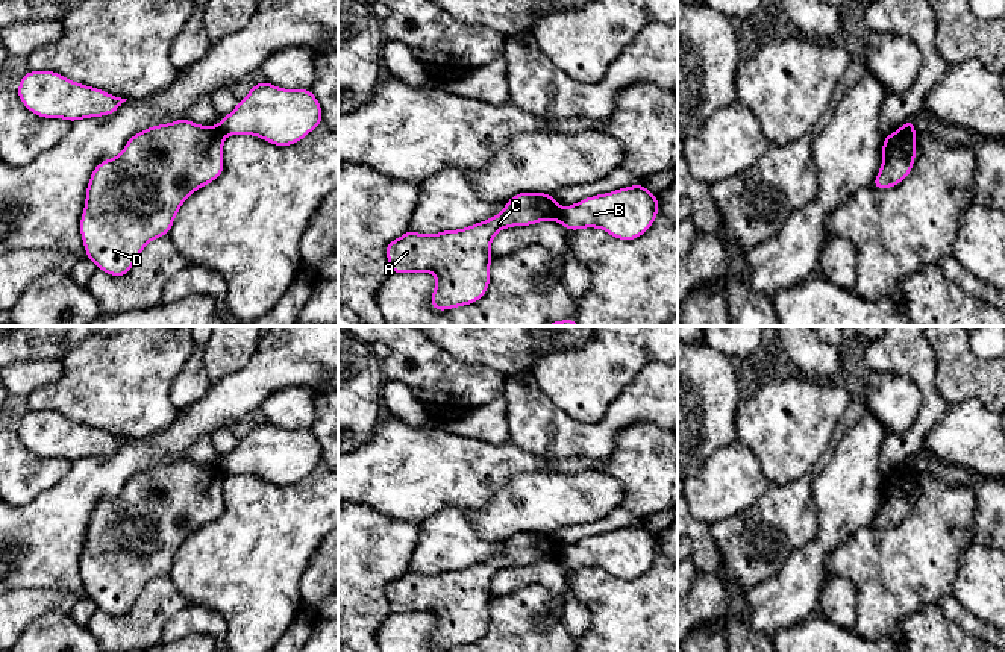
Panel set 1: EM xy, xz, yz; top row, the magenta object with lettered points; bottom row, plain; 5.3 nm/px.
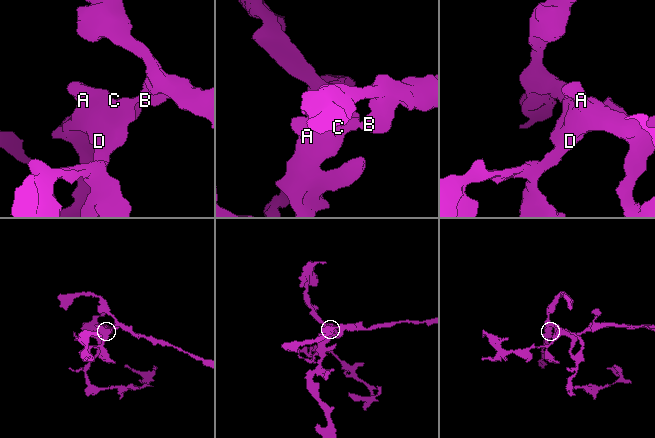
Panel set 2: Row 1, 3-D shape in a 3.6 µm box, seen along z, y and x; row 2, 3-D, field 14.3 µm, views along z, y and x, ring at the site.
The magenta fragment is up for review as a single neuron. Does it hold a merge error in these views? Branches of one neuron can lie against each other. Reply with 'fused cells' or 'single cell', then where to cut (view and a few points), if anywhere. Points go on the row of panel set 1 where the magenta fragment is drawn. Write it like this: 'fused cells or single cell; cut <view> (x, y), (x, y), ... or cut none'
fused cells; cut xz (563, 210), (558, 220)

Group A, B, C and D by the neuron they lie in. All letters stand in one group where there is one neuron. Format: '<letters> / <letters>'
A C D / B

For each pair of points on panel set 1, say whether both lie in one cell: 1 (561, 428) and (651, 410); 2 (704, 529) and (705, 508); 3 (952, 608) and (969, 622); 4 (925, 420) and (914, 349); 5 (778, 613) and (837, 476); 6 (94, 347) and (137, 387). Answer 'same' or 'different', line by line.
1: same
2: different
3: same
4: same
5: same
6: same

